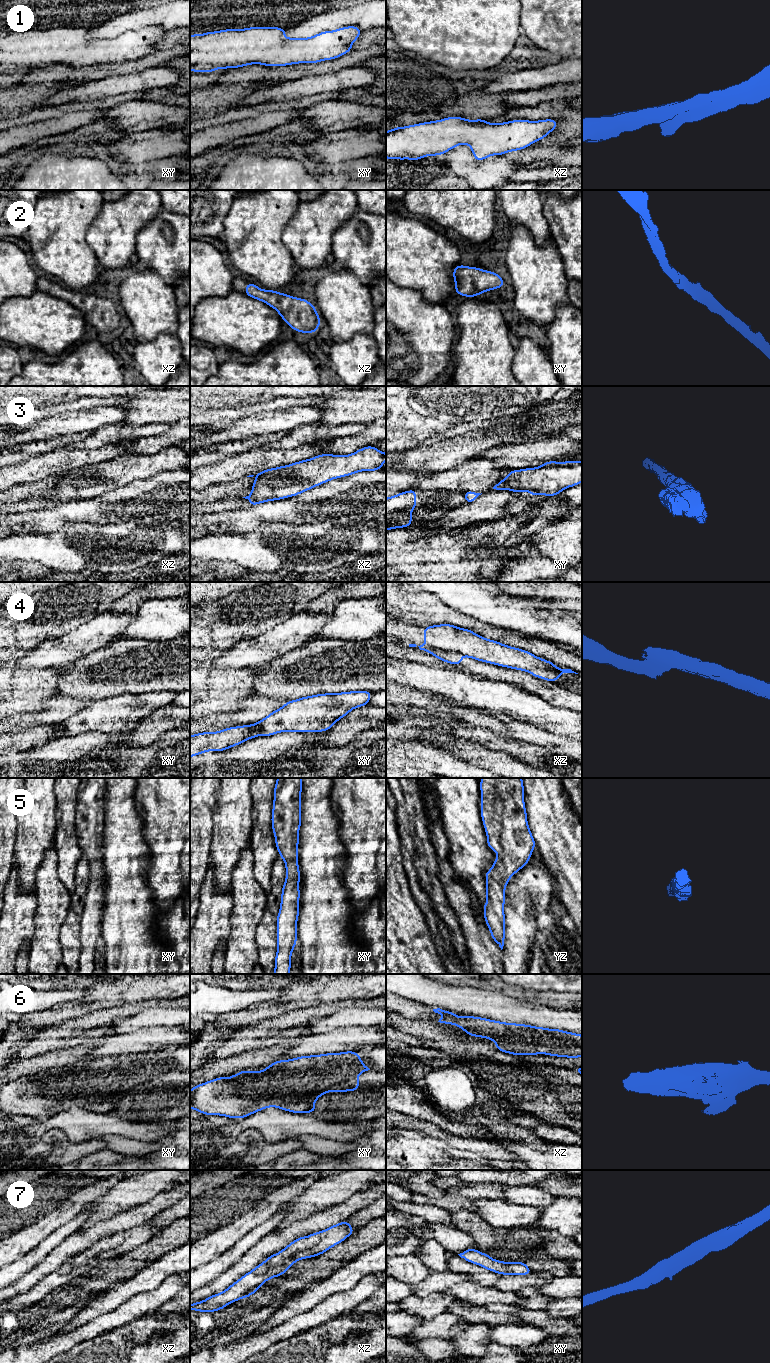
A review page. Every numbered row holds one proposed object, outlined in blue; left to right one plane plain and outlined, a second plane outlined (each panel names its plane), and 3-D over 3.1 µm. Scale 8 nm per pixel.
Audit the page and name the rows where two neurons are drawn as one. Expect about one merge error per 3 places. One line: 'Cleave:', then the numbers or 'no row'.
Cleave: 4

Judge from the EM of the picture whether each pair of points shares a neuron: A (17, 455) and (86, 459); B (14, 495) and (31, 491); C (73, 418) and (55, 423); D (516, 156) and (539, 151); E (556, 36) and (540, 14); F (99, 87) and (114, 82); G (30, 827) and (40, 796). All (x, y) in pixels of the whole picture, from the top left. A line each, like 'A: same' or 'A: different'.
A: different
B: same
C: same
D: same
E: same
F: same
G: same

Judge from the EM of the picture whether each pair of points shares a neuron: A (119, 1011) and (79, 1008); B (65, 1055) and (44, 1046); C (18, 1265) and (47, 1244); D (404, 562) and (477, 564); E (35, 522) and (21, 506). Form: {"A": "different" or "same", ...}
{"A": "different", "B": "different", "C": "same", "D": "same", "E": "different"}

